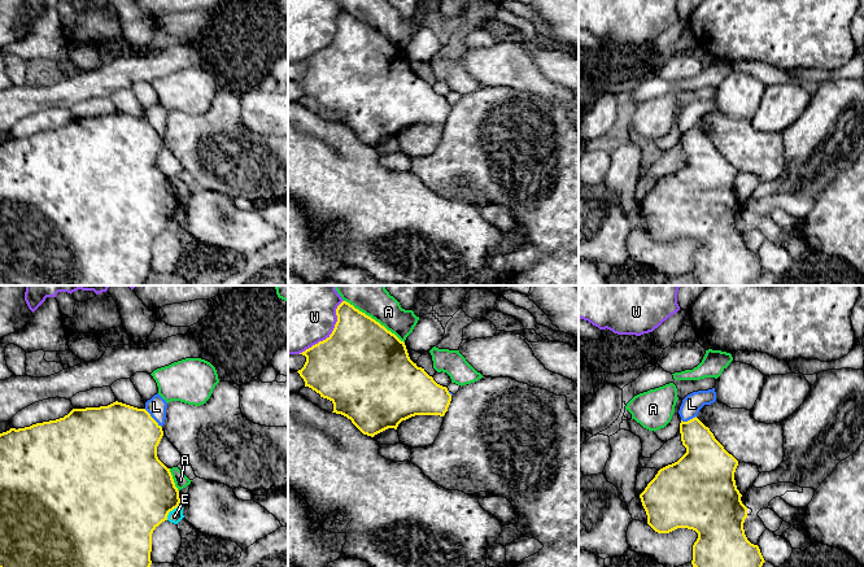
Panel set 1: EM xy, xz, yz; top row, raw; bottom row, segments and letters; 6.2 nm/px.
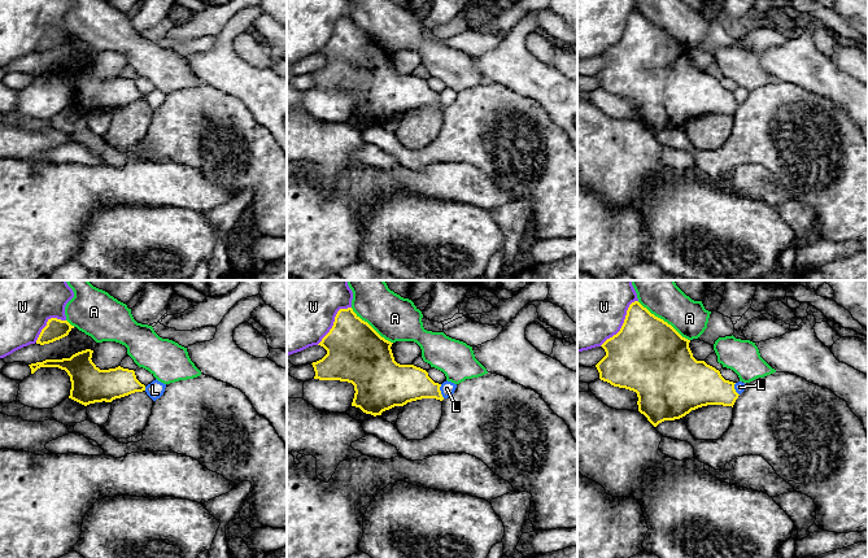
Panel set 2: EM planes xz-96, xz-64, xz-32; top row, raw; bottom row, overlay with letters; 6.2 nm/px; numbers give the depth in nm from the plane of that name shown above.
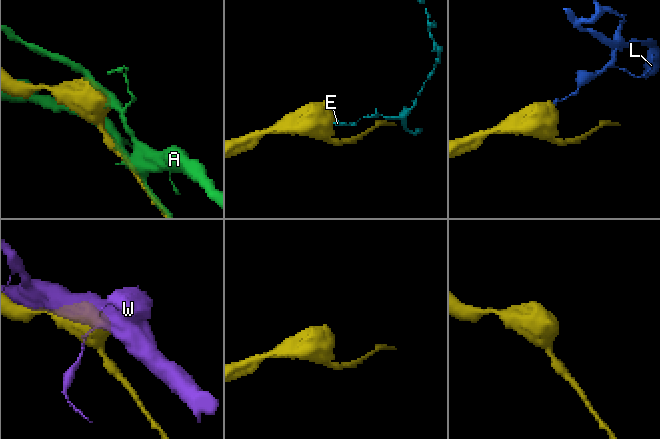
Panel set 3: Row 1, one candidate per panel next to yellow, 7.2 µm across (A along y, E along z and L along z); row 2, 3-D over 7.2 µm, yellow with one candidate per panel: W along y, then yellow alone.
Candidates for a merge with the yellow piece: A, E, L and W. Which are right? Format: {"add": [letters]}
{"add": []}

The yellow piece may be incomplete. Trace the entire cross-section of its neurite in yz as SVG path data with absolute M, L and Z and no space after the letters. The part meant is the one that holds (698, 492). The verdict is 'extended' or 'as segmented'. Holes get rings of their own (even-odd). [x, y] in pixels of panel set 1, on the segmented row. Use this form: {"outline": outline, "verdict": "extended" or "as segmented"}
{"outline": "M697 416L681 420L680 433L686 453L677 462L660 468L640 494L647 524L658 533L677 528L695 531L698 538L693 545L693 567L762 567L765 561L760 549L747 540L743 529L747 507L734 480L738 461Z", "verdict": "as segmented"}

